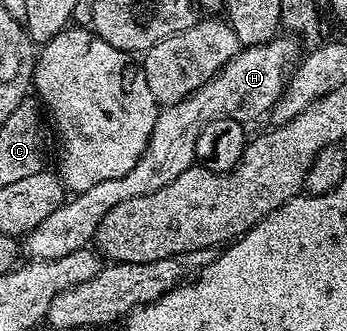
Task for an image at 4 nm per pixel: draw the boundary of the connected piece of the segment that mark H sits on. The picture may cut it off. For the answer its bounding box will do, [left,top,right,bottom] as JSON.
[26,34,301,260]

